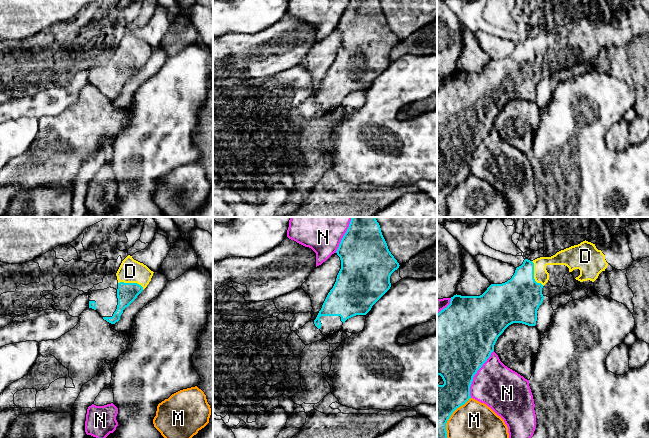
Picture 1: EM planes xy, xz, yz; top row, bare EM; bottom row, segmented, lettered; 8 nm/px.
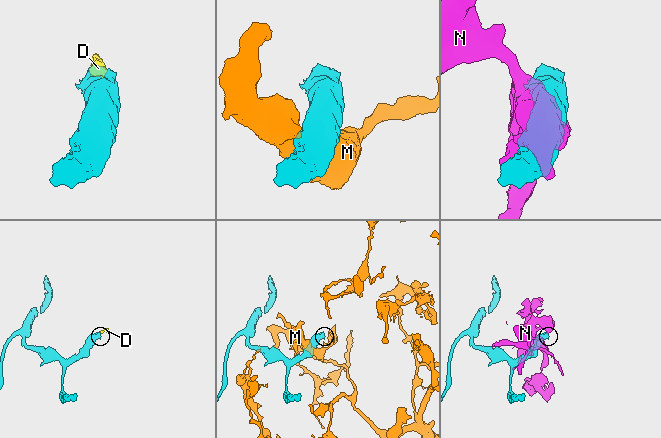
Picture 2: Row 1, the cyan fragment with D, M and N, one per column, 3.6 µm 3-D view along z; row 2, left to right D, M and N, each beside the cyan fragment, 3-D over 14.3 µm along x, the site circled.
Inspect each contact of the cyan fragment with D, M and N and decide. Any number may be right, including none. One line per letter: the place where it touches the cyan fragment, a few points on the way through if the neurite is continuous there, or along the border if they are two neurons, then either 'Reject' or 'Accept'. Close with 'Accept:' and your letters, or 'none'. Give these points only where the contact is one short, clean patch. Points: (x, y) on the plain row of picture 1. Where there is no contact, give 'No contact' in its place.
D: Touches cyan at yz (533, 51). Path across: yz (516, 77), (533, 51), (541, 51). Accept
M: Touches cyan at yz (449, 193). Reject
N: Touches cyan at yz (475, 149). Reject
Accept: D

